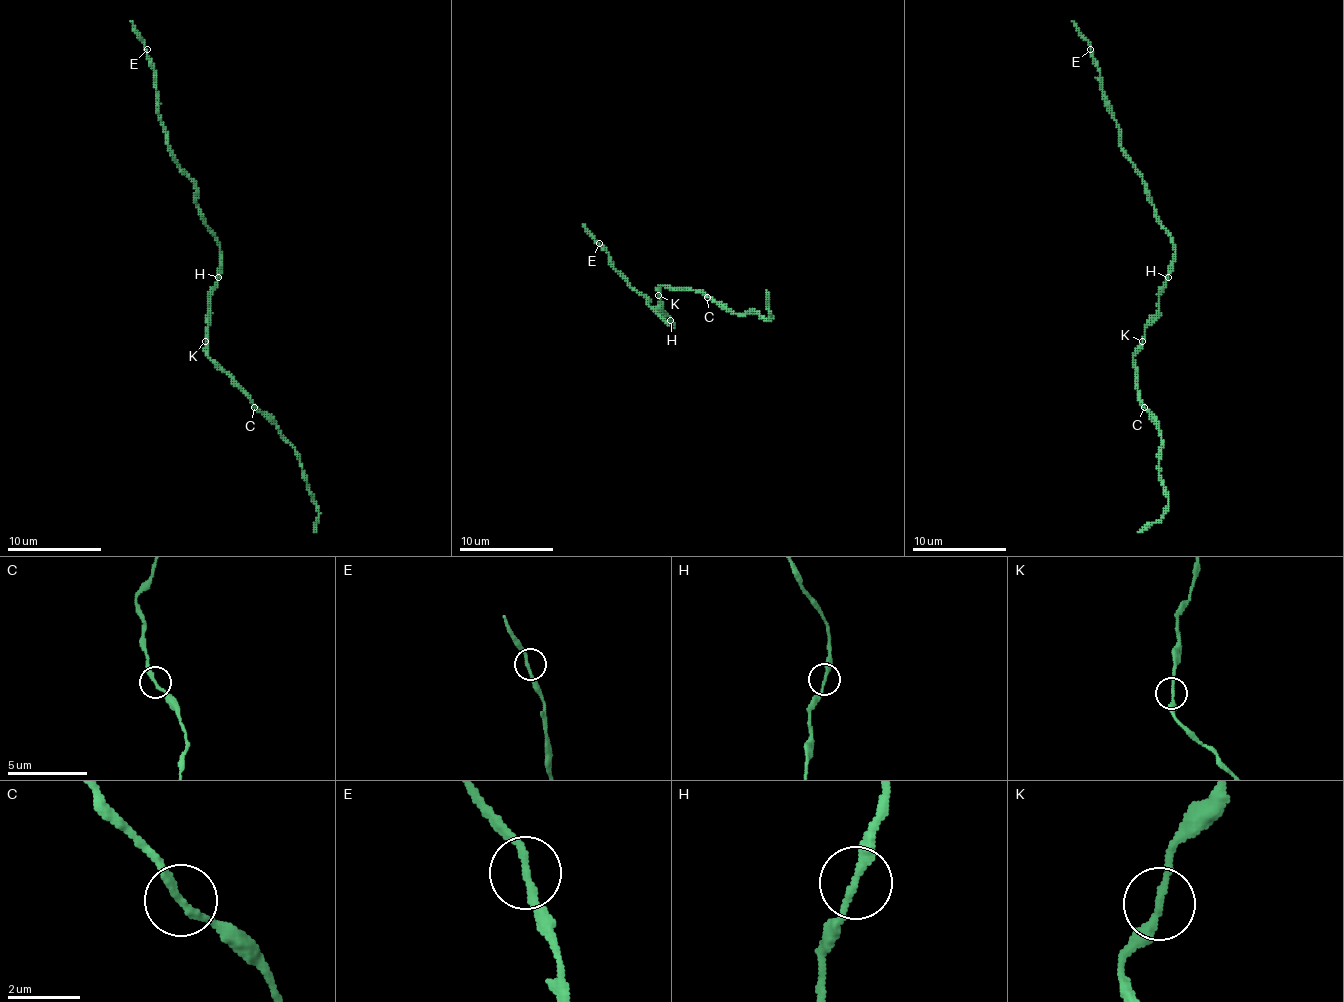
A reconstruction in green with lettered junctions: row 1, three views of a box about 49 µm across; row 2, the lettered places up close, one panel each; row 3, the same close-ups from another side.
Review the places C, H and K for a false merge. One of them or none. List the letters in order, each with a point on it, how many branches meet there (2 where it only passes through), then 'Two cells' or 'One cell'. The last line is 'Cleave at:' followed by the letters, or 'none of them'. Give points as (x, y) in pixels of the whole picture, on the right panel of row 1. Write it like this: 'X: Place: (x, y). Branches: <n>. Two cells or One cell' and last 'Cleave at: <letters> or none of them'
C: Place: (1144, 407). Branches: 2. One cell
H: Place: (1168, 277). Branches: 2. One cell
K: Place: (1142, 341). Branches: 2. One cell
Cleave at: none of them

